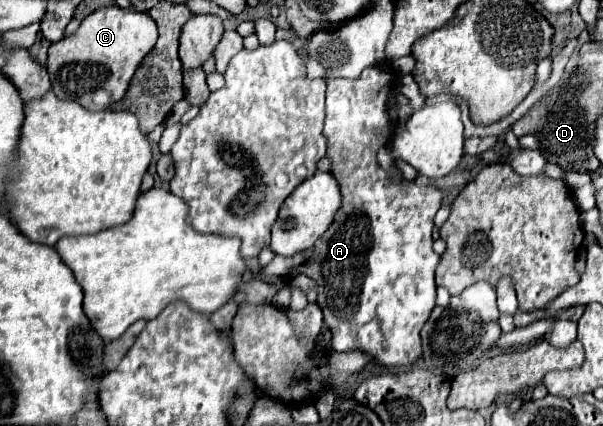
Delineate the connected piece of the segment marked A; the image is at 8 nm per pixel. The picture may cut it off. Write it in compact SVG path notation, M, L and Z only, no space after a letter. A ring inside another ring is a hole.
M367 67L363 71L363 75L359 79L327 79L327 117L325 117L325 129L323 129L323 135L327 137L327 157L333 161L333 167L331 167L331 173L335 175L335 179L339 181L341 185L341 195L343 195L343 205L341 209L337 211L335 215L335 221L331 223L331 227L323 233L323 237L319 239L319 243L315 243L313 249L307 249L307 251L301 251L293 257L279 257L275 255L275 259L261 269L261 277L293 277L293 275L307 275L311 277L315 283L317 283L317 305L323 309L323 319L327 321L327 325L331 327L331 333L333 333L333 349L335 351L363 351L367 355L371 355L379 365L385 365L385 367L411 367L419 355L421 355L421 339L419 339L419 331L421 327L425 325L425 321L429 319L433 307L435 307L435 267L439 263L439 255L431 249L433 245L433 217L437 213L437 209L441 207L441 199L443 199L443 193L433 187L433 185L425 185L421 179L417 181L407 181L403 179L401 171L393 165L391 169L381 169L379 163L377 163L377 151L387 145L387 141L391 139L393 135L393 123L387 115L387 103L389 103L389 97L391 97L391 89L397 89L397 79L389 73L389 71L381 71L377 67Z

